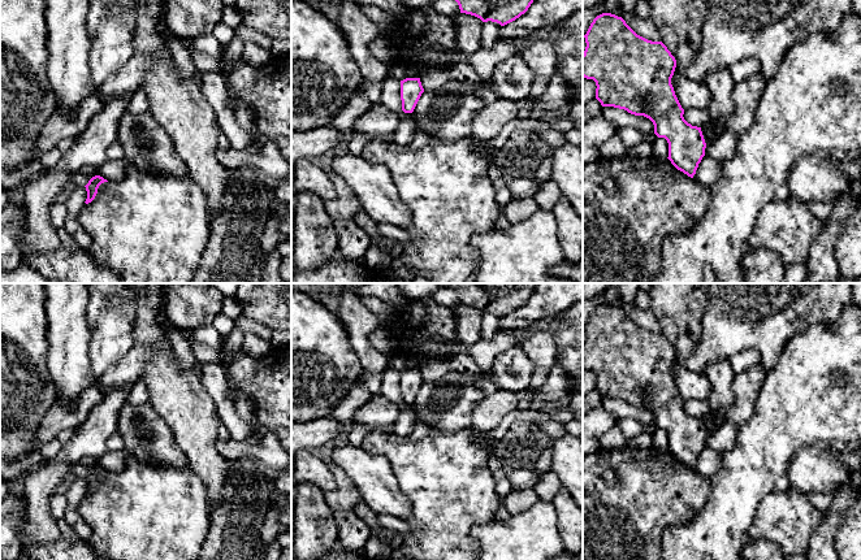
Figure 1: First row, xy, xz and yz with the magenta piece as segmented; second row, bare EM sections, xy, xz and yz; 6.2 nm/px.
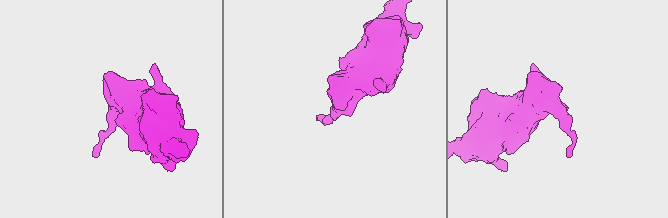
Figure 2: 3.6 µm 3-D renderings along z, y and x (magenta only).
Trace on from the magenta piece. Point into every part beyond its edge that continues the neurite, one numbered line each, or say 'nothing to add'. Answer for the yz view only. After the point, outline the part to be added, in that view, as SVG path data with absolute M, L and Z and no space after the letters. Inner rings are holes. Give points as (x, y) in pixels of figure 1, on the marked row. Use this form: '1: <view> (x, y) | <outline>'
nothing to add

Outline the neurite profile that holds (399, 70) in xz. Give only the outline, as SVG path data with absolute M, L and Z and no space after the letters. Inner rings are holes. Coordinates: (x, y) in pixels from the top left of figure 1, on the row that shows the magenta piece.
M395 62L389 65L386 78L391 78L394 81L403 81L406 78L420 78L421 71L415 65L408 65L406 62Z

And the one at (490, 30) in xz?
M484 22L483 23L483 31L480 38L480 47L485 49L490 49L496 45L497 42L499 42L499 30L501 25L497 22Z

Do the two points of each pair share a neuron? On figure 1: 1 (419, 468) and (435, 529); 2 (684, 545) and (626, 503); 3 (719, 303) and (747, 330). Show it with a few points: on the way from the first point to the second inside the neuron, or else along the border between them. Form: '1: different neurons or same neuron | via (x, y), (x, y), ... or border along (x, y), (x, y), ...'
1: same neuron | via (435, 483), (435, 513)
2: different neurons | border along (692, 516), (670, 525), (660, 546)
3: same neuron | via (726, 309), (740, 324)

